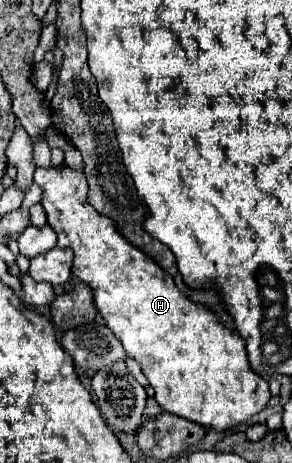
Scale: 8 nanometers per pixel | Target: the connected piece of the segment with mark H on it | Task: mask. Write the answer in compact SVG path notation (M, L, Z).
M66 165L36 167L34 183L42 187L40 203L48 215L48 225L58 235L58 247L70 247L74 251L72 273L92 289L94 305L104 317L106 327L122 341L126 355L138 361L142 373L156 391L154 397L158 405L164 411L222 431L248 421L268 405L272 397L268 381L250 369L244 339L236 331L228 329L214 311L180 293L172 275L164 273L164 269L138 247L130 245L124 235L120 235L116 221L100 215L88 203L88 183L82 171L74 171Z

